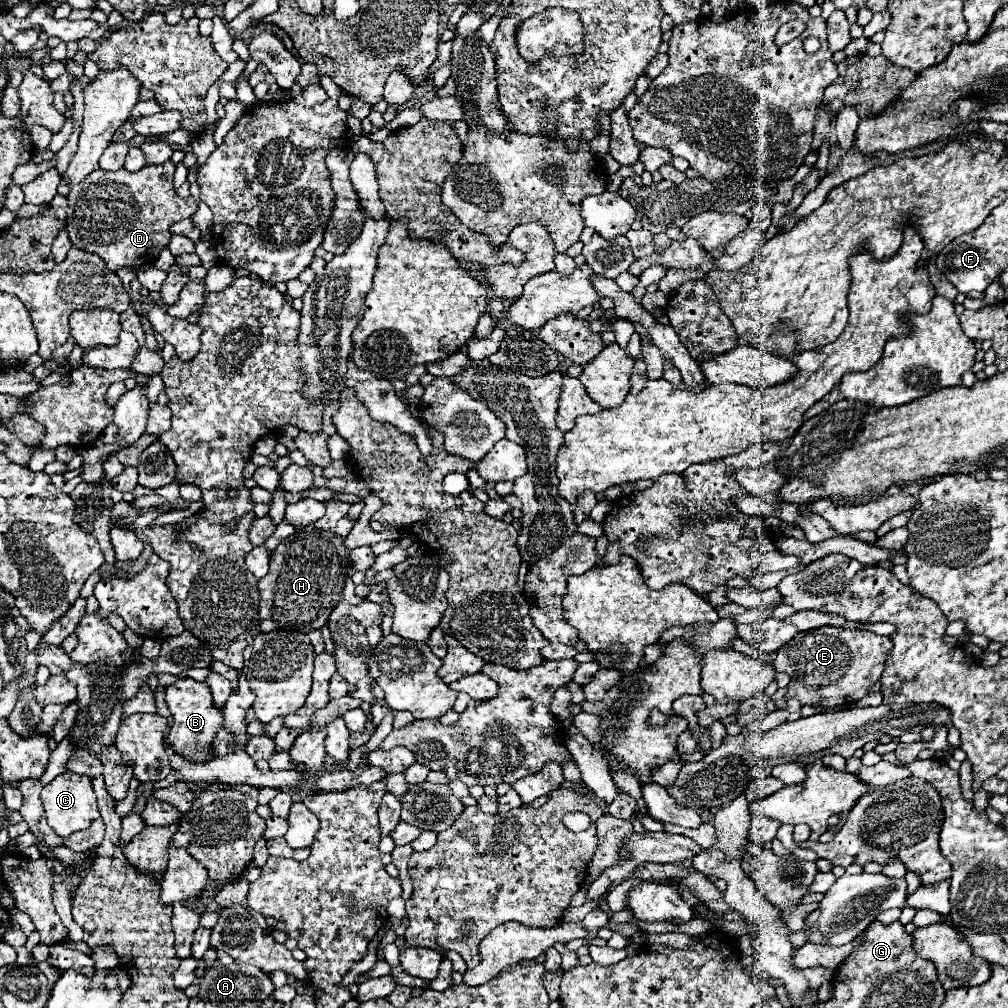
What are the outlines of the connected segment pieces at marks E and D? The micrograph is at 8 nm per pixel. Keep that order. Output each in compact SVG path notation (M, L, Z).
M821 626L817 630L799 632L795 638L791 638L783 648L775 654L775 670L787 672L791 676L787 698L797 698L801 704L809 706L821 706L821 708L839 708L857 702L859 698L867 696L869 688L879 680L881 668L885 668L885 656L891 648L889 636L877 636L867 630L845 630L845 628L833 628L833 626Z
M167 160L165 164L159 164L159 166L153 166L153 164L145 166L139 172L129 172L125 168L121 168L117 172L107 172L101 168L93 170L83 182L75 184L67 196L69 208L67 208L65 230L69 234L71 244L79 250L101 256L103 262L107 264L109 272L117 272L121 268L139 270L143 264L153 262L171 240L169 226L183 218L191 218L197 212L197 200L193 196L179 198L175 194L173 172L175 172L175 164L171 160Z

